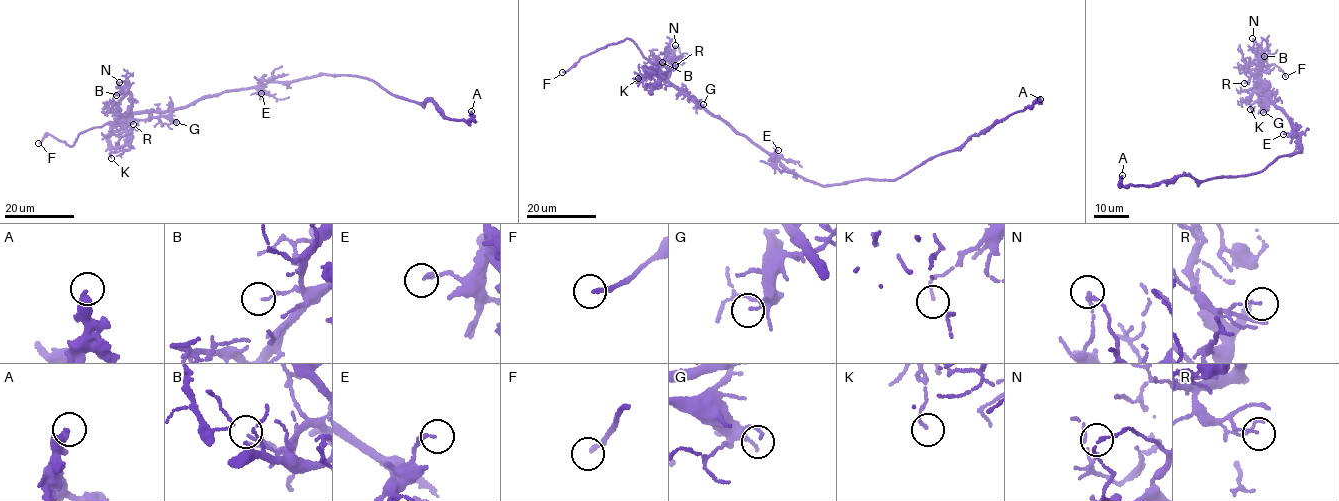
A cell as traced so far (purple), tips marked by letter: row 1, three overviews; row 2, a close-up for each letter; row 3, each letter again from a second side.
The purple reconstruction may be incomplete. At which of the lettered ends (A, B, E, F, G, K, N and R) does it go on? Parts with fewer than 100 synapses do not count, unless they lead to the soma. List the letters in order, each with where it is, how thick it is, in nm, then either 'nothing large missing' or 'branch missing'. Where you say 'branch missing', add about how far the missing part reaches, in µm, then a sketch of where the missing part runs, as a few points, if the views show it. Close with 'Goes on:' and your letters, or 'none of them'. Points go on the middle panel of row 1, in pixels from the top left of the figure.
A: place (1040, 99); calibre 340 nm; nothing large missing
B: place (662, 62); calibre 90 nm; nothing large missing
E: place (778, 150); calibre 190 nm; nothing large missing
F: place (562, 72); calibre 190 nm; branch missing; missing 30 µm
G: place (703, 104); calibre 120 nm; nothing large missing
K: place (638, 78); calibre 100 nm; nothing large missing
N: place (675, 45); calibre 110 nm; nothing large missing
R: place (675, 65); calibre 70 nm; nothing large missing
Goes on: F

